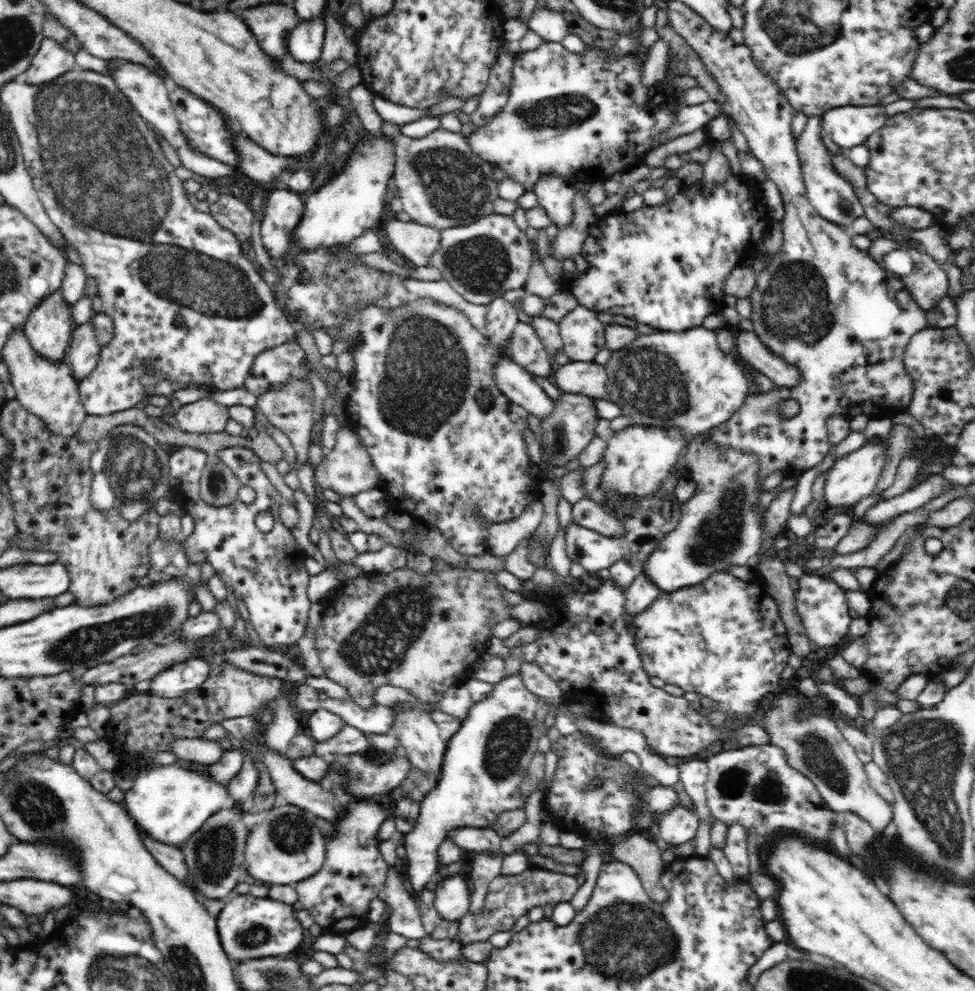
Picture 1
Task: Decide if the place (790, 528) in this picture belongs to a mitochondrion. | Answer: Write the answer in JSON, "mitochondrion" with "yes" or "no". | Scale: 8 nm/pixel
{"mitochondrion":"no"}

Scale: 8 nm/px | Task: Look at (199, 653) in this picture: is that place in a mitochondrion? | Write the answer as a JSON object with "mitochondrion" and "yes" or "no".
{"mitochondrion":"no"}

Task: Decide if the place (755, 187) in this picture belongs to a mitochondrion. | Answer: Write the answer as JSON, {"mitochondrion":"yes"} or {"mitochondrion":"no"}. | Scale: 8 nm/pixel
{"mitochondrion":"no"}

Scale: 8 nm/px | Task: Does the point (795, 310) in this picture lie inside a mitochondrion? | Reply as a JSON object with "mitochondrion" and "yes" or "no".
{"mitochondrion":"yes"}

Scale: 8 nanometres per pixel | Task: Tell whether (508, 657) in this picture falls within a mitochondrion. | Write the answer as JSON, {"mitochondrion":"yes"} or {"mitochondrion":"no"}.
{"mitochondrion":"no"}

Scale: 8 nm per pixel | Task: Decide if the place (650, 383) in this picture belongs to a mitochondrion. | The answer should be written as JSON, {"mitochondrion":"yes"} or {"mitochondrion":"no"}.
{"mitochondrion":"yes"}

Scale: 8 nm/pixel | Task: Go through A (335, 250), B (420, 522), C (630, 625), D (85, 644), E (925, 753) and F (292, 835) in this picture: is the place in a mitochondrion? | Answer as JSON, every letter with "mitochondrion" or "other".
{"A":"other","B":"other","C":"other","D":"mitochondrion","E":"mitochondrion","F":"mitochondrion"}

